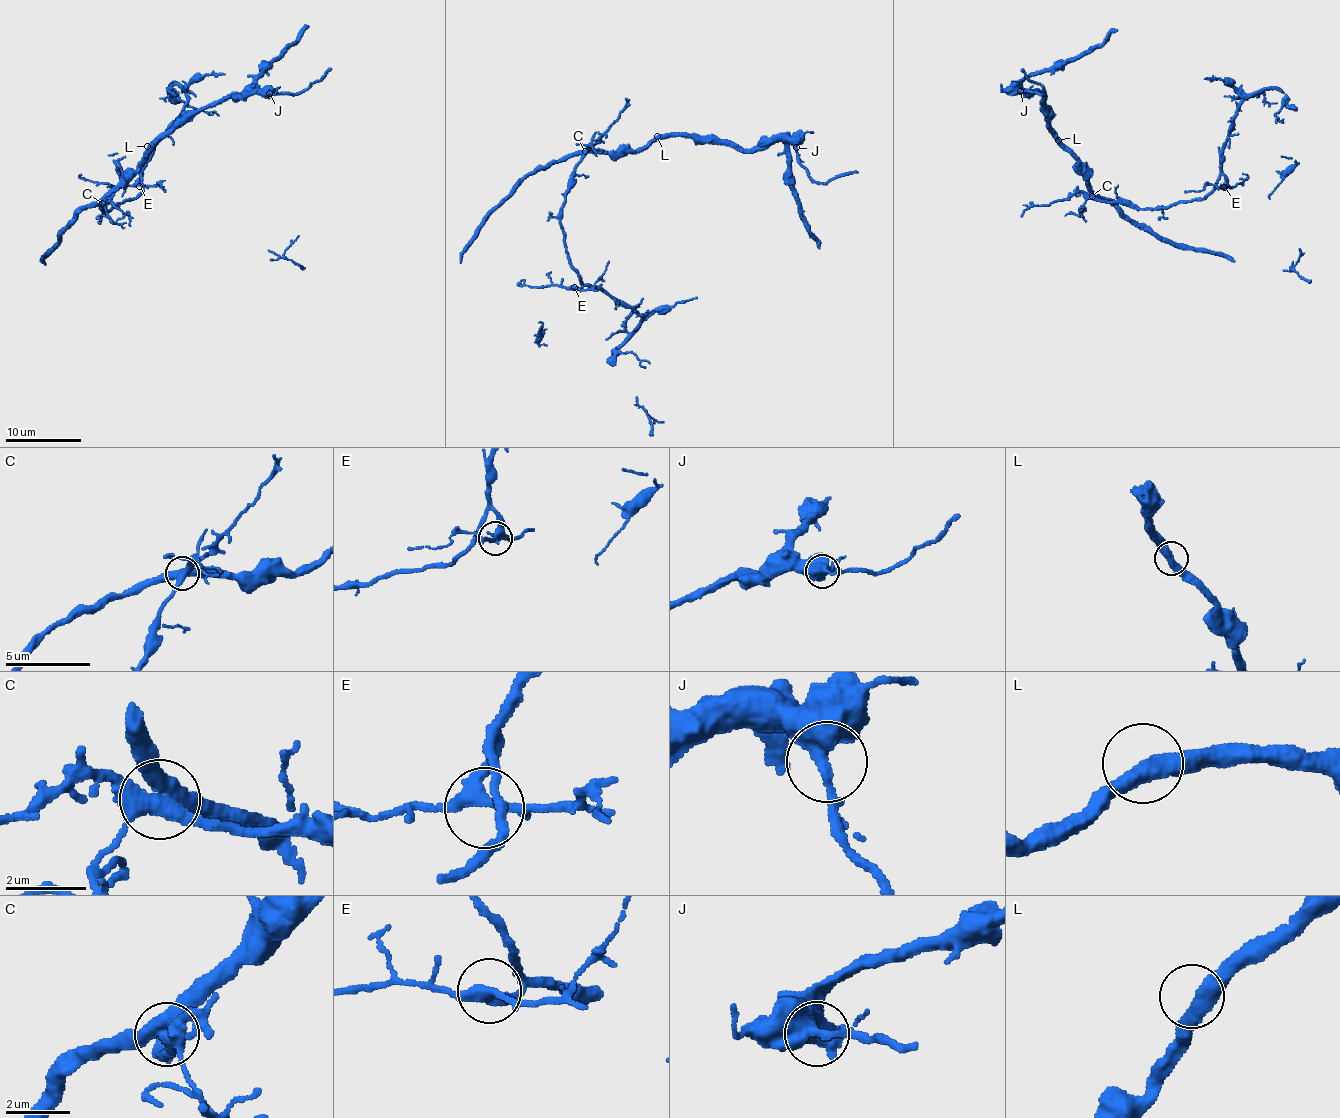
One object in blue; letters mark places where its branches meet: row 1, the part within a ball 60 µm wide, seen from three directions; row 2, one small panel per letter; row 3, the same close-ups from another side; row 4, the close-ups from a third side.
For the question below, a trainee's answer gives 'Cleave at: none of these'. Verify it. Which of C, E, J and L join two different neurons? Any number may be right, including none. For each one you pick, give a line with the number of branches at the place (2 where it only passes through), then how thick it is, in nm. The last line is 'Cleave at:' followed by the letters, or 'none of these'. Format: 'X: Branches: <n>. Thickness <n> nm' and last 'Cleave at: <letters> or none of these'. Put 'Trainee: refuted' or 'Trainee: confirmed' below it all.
C: Branches: 5. Thickness 480 nm
Cleave at: C
Trainee: refuted

